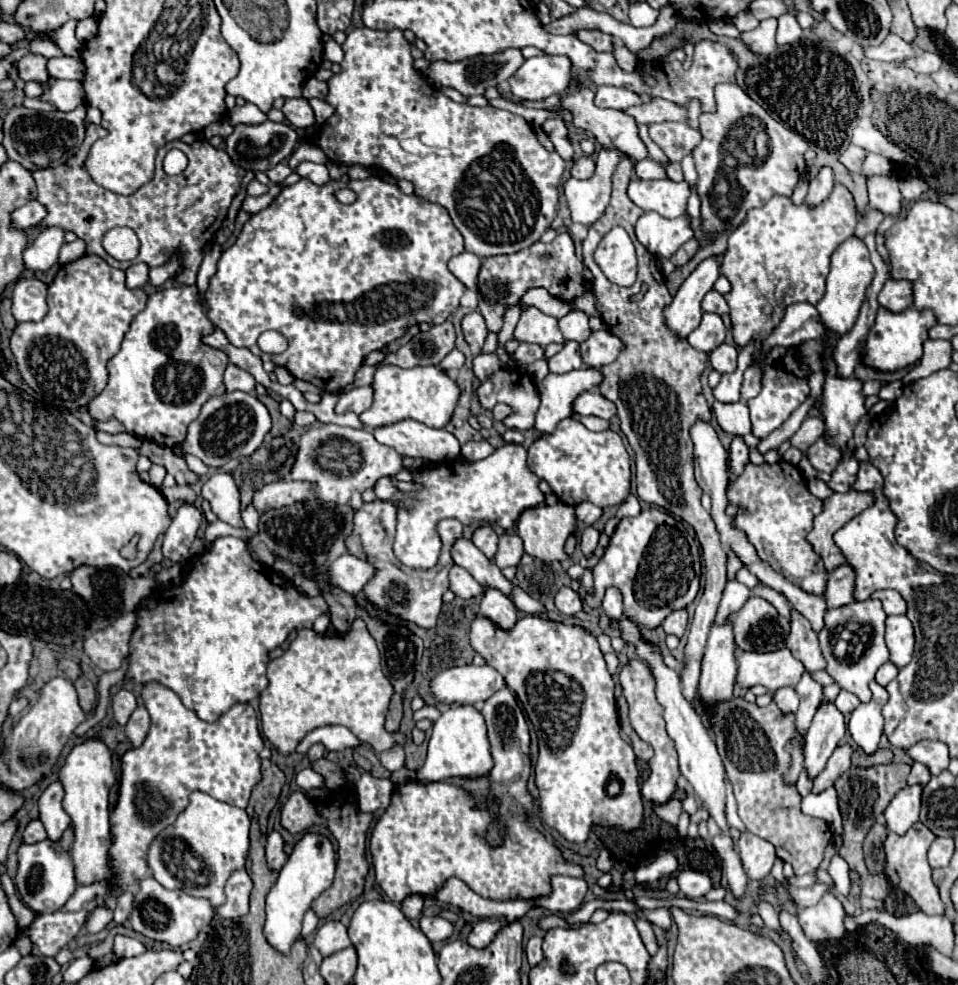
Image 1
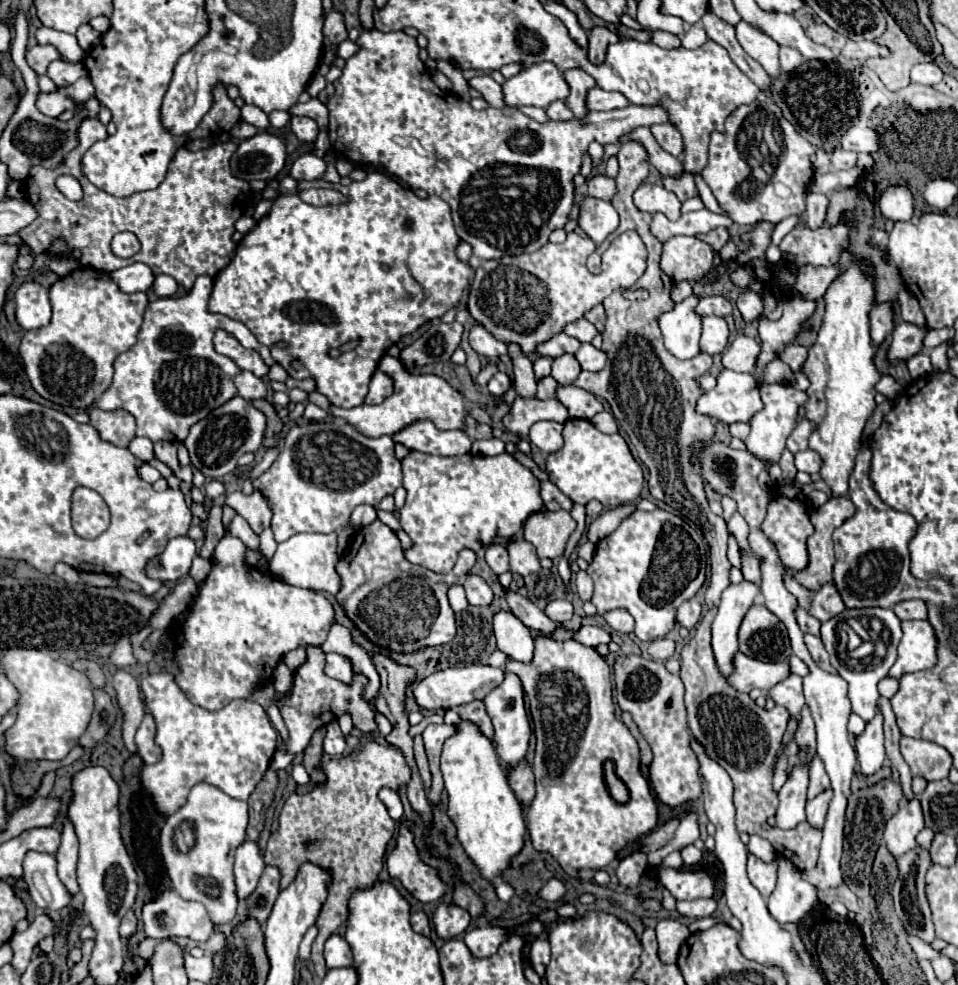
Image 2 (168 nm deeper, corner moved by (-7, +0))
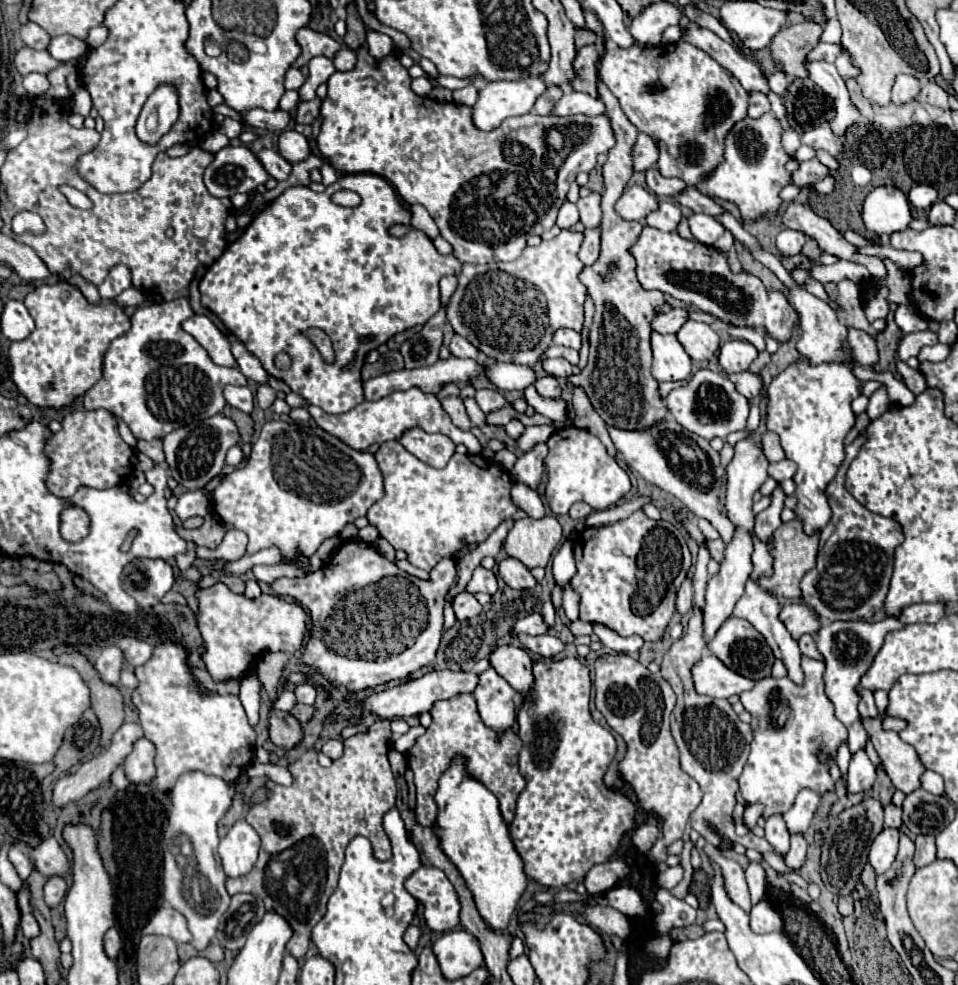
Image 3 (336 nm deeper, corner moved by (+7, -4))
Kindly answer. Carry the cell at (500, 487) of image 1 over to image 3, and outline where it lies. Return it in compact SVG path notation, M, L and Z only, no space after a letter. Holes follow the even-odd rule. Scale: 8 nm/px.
M398 441L382 443L380 449L374 453L378 461L378 469L384 477L384 497L376 501L368 509L368 521L378 529L378 535L382 535L394 549L406 551L408 563L414 567L432 571L436 563L444 557L452 557L460 547L468 543L482 543L488 539L488 535L504 521L514 517L518 511L514 503L510 501L510 489L512 489L512 477L508 471L500 469L492 459L486 459L482 455L460 455L454 453L446 467L436 469L426 463L422 463L418 457L408 453Z

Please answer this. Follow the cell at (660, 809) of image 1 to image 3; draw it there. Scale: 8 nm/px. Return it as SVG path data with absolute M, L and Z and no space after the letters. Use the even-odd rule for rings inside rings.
M638 825L632 833L632 841L634 841L636 849L642 853L648 853L652 849L652 845L656 843L656 839L658 839L658 827L654 827L654 825Z

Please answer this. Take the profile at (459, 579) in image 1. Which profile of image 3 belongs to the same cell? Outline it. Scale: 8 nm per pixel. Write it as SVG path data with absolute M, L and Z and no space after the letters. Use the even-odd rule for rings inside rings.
M458 593L454 603L454 613L456 613L456 619L458 621L464 621L464 619L470 619L470 617L476 617L480 611L482 611L482 605L476 601L476 597L472 593Z

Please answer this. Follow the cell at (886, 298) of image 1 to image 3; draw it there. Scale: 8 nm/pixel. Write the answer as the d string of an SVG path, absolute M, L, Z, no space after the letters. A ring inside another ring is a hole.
M848 329L848 347L856 359L856 363L864 367L872 367L878 361L878 349L876 341L858 329Z

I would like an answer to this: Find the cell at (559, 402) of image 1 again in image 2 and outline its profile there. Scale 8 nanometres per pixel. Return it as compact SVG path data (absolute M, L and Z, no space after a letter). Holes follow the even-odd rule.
M538 421L530 429L530 441L544 453L558 451L562 447L562 425L558 421Z

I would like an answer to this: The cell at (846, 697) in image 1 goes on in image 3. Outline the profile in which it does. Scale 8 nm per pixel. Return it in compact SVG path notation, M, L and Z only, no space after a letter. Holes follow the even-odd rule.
M844 743L844 745L840 745L838 747L838 767L840 767L840 771L842 771L842 777L846 779L846 773L848 773L848 763L850 763L850 751L848 751L848 745Z

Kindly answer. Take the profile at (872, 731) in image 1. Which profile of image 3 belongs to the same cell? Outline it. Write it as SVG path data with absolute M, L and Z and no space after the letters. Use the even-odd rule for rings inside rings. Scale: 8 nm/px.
M864 751L852 755L848 769L848 793L868 791L874 787L874 781L876 781L876 769L870 763L868 755Z

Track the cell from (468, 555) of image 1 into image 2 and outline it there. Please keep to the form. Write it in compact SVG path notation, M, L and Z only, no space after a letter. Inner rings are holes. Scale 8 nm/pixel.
M502 587L502 593L504 593L504 599L506 599L510 611L512 611L528 629L534 629L534 631L544 633L544 635L550 635L550 633L556 629L556 625L554 625L548 617L544 617L544 611L542 611L536 603L532 603L528 597L524 597L524 595L516 593L516 591L504 589L504 587Z

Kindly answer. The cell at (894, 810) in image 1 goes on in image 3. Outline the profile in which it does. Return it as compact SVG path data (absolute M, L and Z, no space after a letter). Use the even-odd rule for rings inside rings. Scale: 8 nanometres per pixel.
M884 829L872 843L868 863L874 867L876 875L886 873L890 865L894 863L894 857L898 853L898 831L896 829Z

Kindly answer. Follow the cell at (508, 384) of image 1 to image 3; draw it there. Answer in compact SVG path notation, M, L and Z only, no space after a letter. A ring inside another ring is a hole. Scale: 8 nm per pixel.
M532 425L532 427L526 427L524 435L516 441L516 445L522 453L526 453L526 451L534 449L534 445L546 443L552 433L554 433L554 429L550 425Z

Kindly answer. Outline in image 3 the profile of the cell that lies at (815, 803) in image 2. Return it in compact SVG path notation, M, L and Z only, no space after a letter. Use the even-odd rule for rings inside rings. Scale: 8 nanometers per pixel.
M792 835L792 845L790 845L790 851L788 855L784 857L784 863L788 869L792 871L798 871L804 867L806 863L806 839L802 835Z

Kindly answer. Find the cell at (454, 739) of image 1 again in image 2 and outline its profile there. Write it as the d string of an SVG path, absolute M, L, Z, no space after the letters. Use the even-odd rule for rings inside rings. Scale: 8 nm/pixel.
M456 709L446 711L444 723L456 727L456 733L444 741L440 757L440 771L450 797L448 815L456 823L458 839L474 865L480 869L482 877L496 885L496 895L500 901L508 901L514 897L514 889L500 879L500 873L504 867L508 867L510 859L522 849L524 843L526 825L520 801L510 791L506 771L498 761L492 741L484 737L484 733L480 733L472 721L464 721Z

